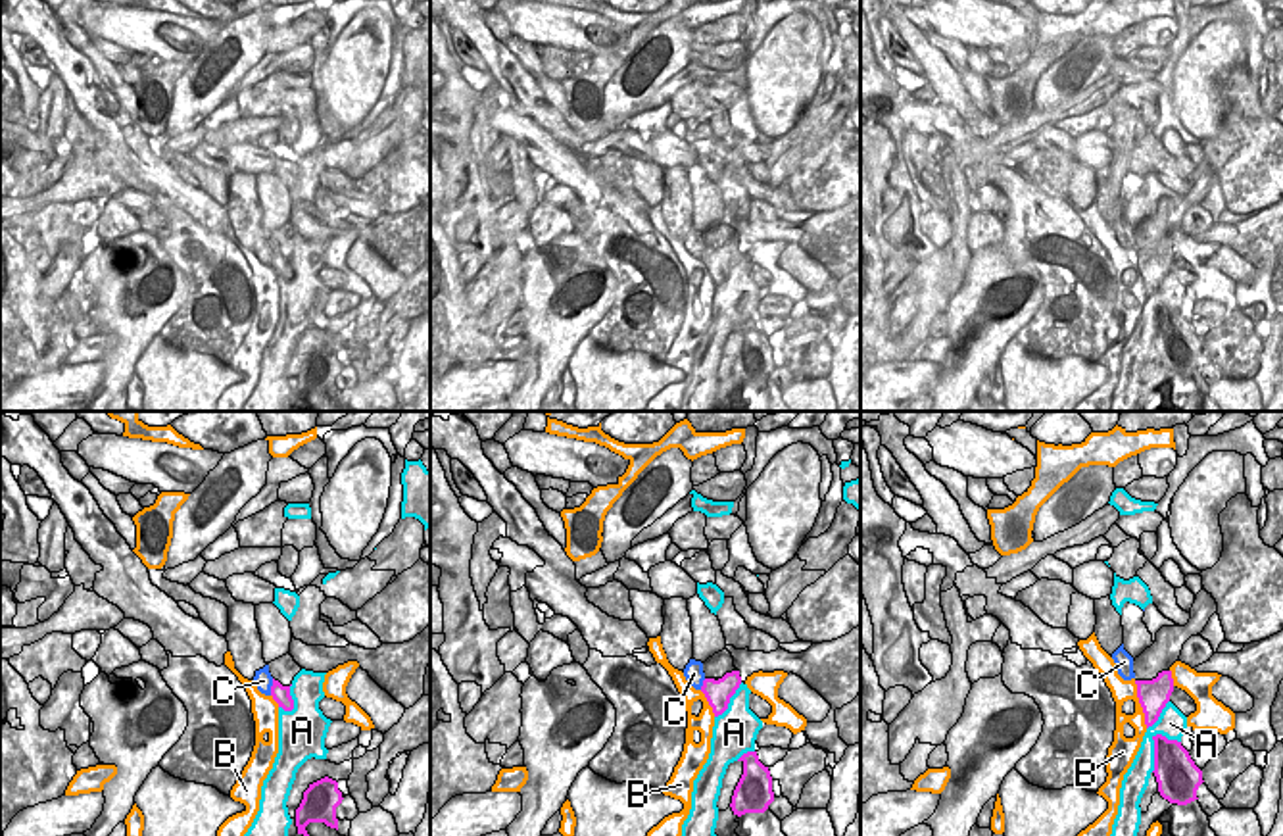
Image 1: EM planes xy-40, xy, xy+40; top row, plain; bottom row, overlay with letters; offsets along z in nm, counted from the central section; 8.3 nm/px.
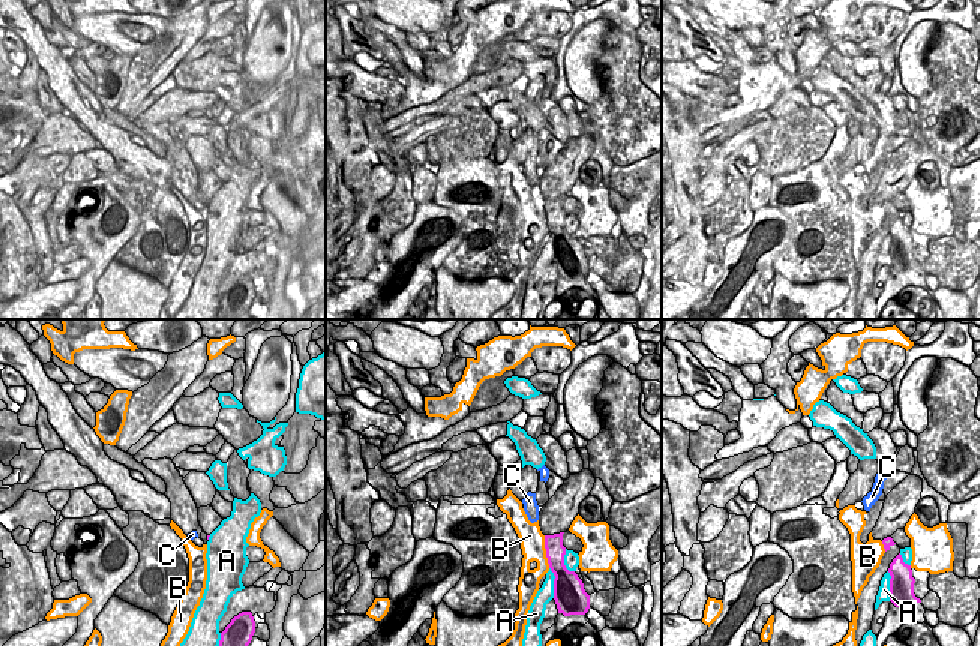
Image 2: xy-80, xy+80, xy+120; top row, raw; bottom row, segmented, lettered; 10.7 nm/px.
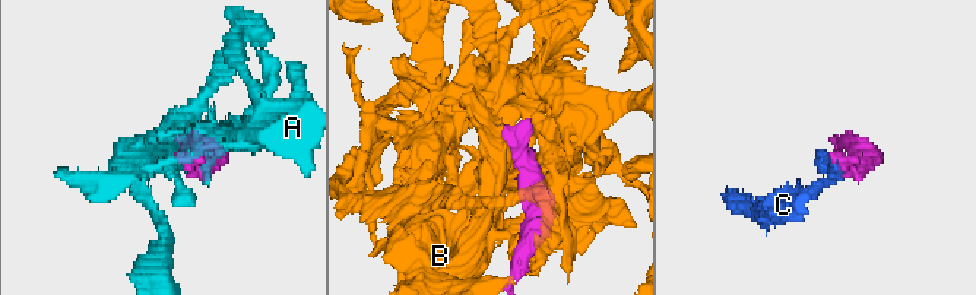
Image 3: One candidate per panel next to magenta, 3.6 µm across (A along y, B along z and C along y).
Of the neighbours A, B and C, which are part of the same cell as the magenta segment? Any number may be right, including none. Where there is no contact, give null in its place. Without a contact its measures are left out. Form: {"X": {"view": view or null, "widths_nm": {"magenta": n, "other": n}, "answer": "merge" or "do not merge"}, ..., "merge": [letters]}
{"A": {"view": "xy+40", "widths_nm": {"magenta": 320, "other": 240}, "answer": "do not merge"}, "B": {"view": "xy+40", "widths_nm": {"magenta": 260, "other": 190}, "answer": "do not merge"}, "C": {"view": "xy-40", "widths_nm": {"magenta": 160, "other": 160}, "answer": "do not merge"}, "merge": []}

